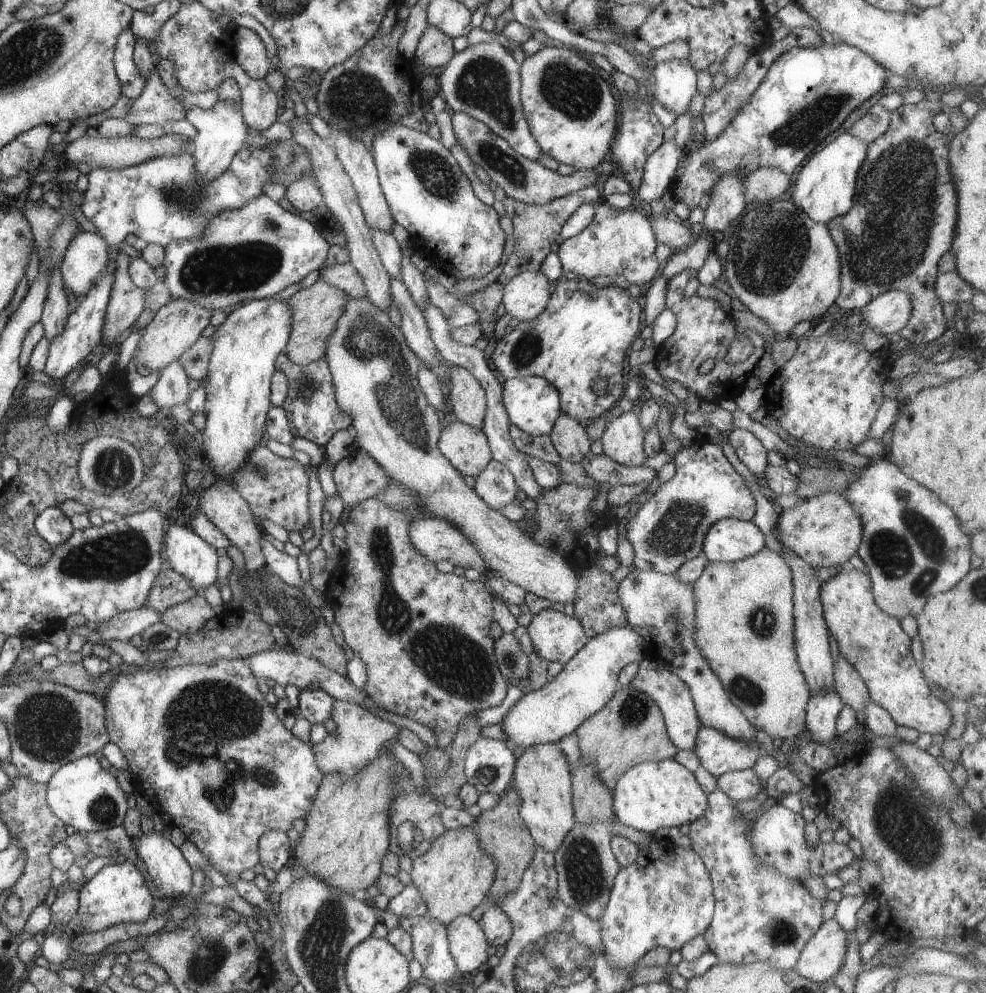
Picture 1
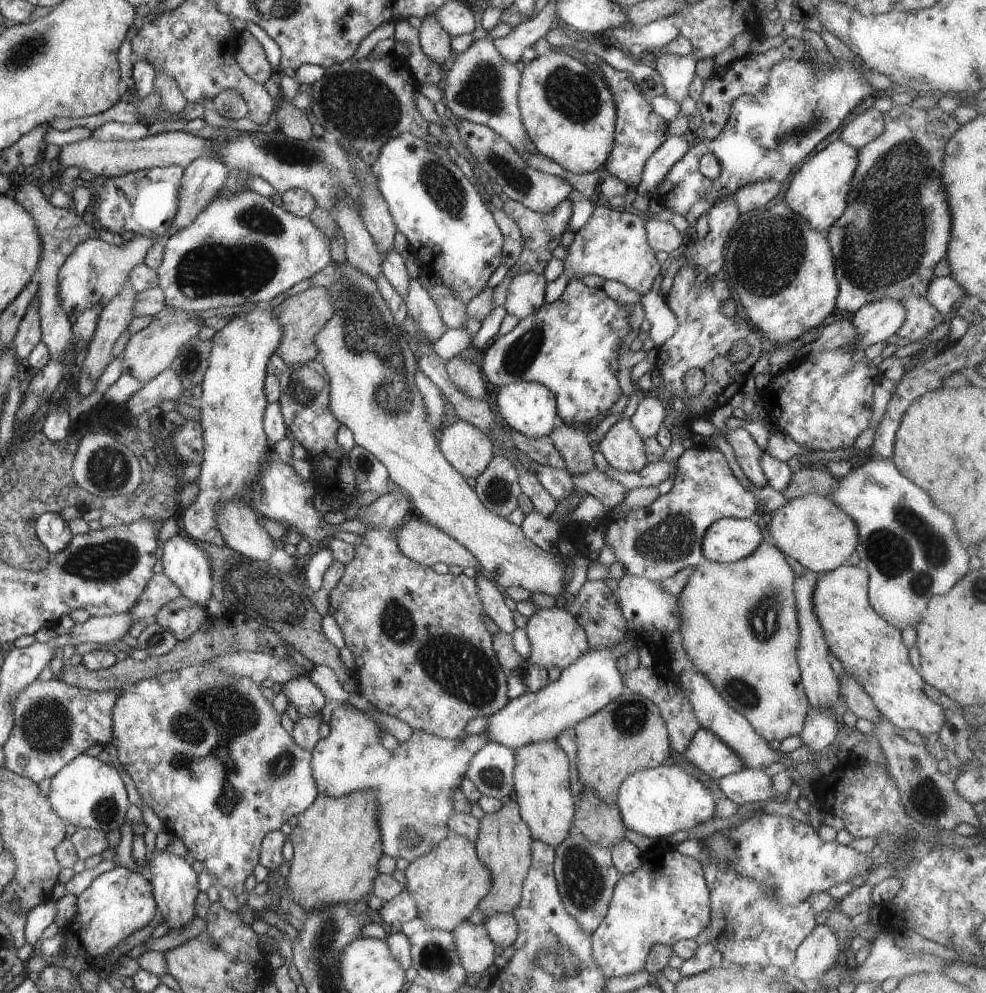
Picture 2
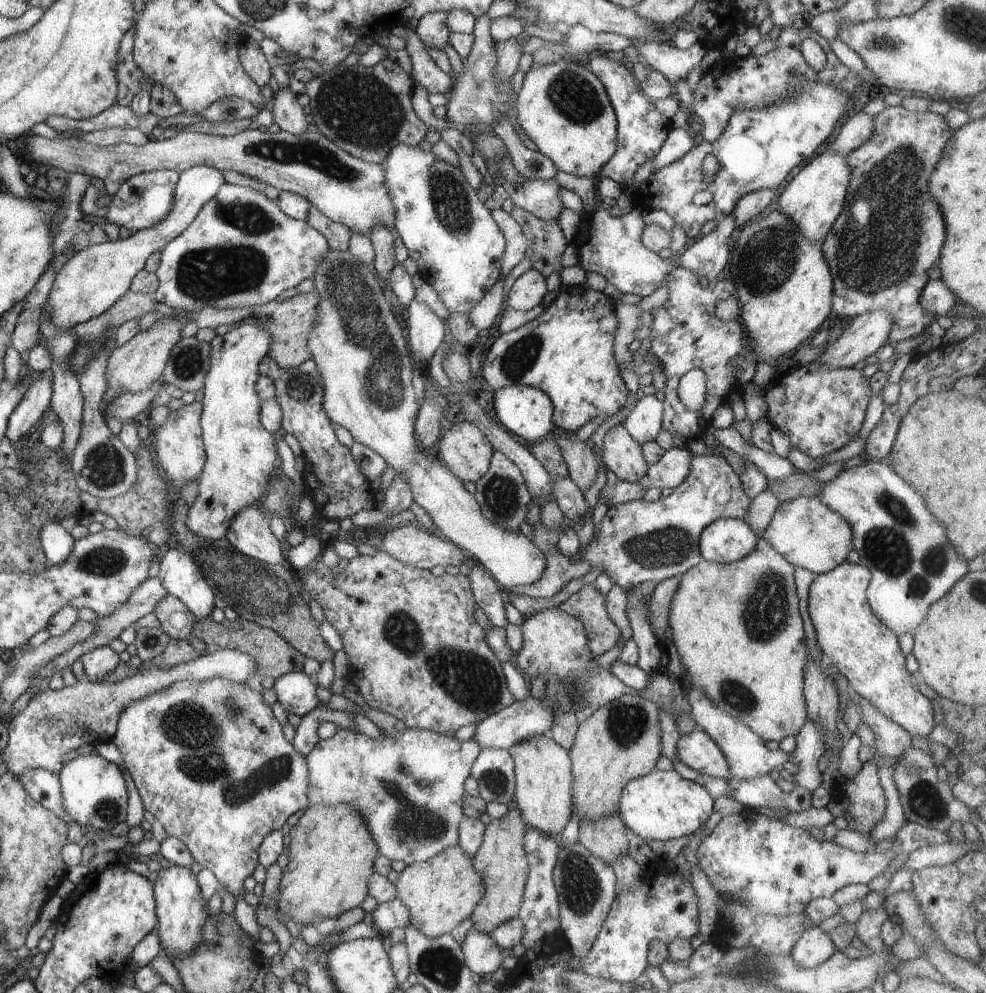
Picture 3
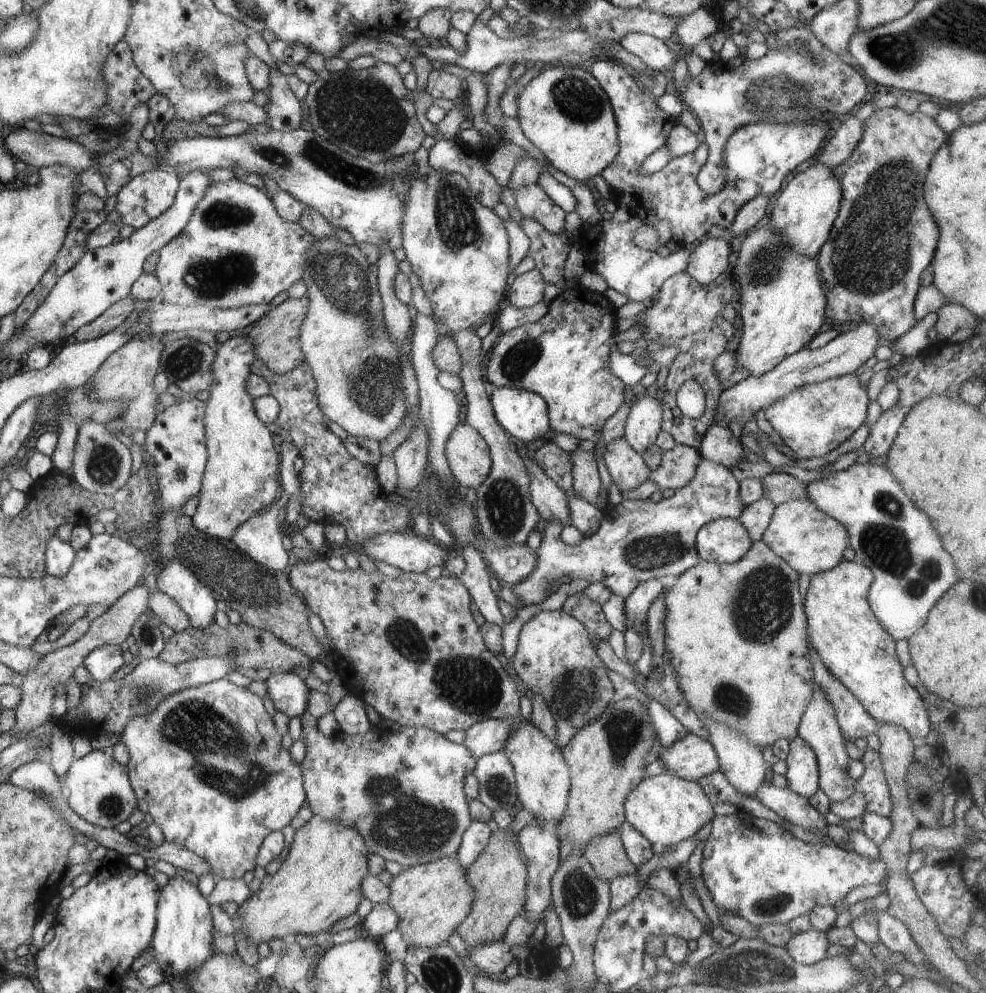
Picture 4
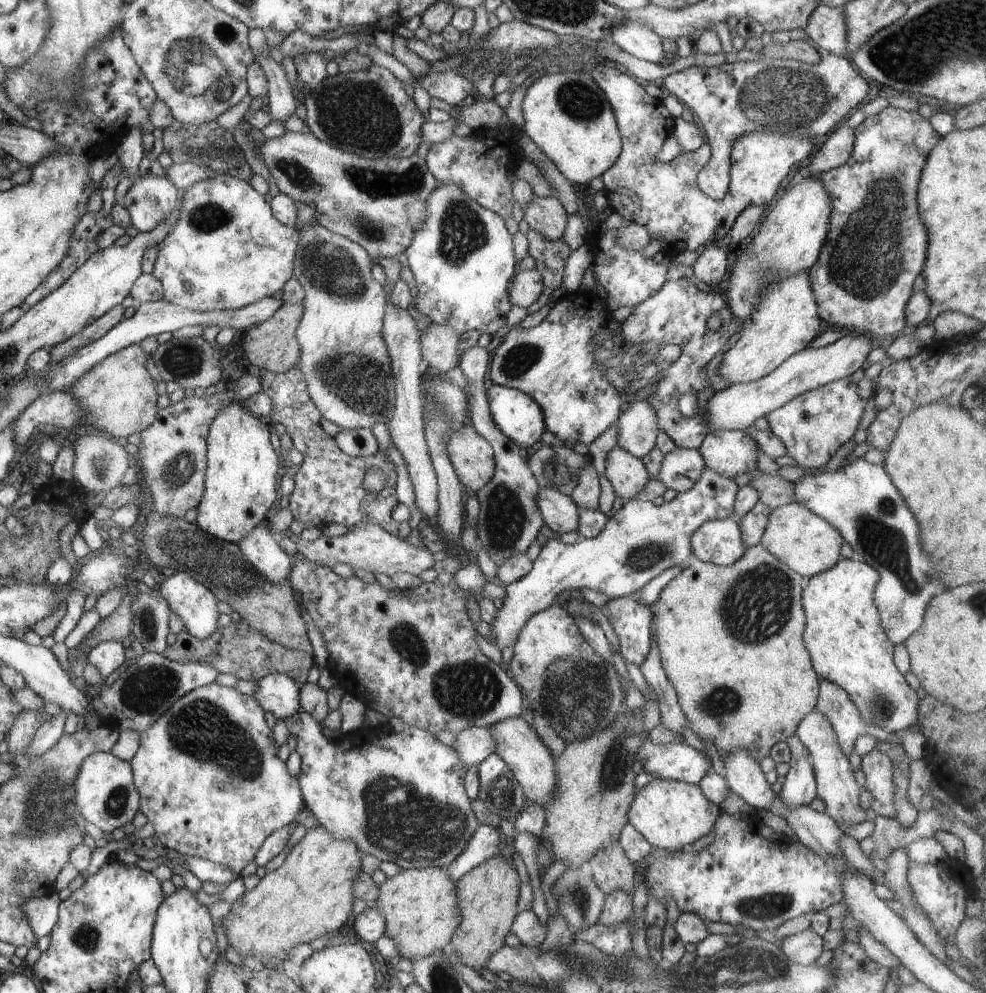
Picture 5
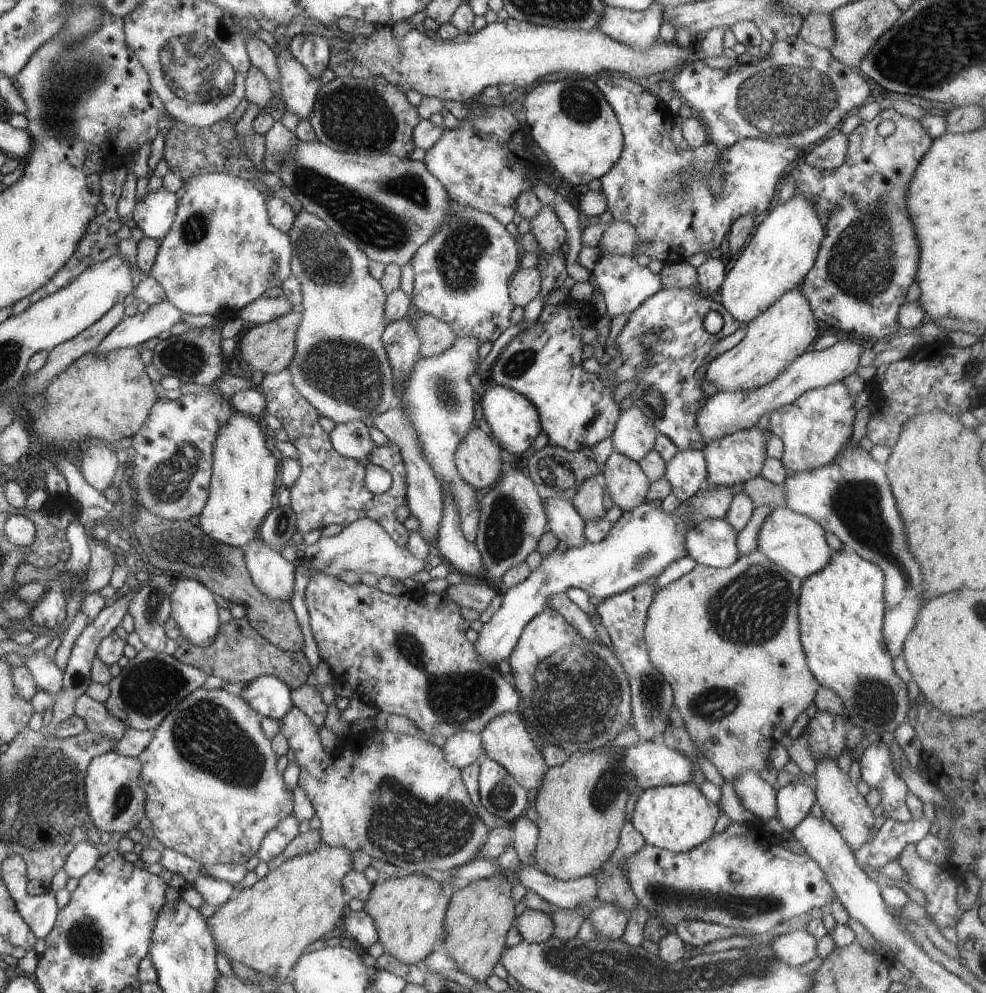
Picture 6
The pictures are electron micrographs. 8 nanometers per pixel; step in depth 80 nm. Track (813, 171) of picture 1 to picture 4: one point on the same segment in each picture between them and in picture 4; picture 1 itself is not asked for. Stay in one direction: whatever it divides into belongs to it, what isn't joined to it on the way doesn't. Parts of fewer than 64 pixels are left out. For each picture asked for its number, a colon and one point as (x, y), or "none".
2: (819, 192)
3: (816, 197)
4: (804, 212)

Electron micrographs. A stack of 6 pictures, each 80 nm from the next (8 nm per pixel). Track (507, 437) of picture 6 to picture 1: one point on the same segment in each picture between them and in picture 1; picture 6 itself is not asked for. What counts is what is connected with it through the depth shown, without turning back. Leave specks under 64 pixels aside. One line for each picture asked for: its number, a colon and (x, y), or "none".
1: (532, 404)
2: (530, 408)
3: (527, 413)
4: (523, 415)
5: (519, 417)

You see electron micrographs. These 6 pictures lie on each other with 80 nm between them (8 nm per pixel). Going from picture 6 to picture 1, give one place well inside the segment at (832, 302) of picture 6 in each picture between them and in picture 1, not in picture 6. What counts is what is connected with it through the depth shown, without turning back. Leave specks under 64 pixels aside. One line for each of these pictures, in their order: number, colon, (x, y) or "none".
1: (894, 234)
2: (896, 228)
3: (890, 233)
4: (884, 238)
5: (875, 248)

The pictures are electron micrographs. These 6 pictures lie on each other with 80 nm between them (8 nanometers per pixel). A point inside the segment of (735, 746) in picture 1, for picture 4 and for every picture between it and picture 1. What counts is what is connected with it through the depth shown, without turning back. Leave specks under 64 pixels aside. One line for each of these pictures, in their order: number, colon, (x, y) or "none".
2: (710, 755)
3: (697, 750)
4: (690, 758)

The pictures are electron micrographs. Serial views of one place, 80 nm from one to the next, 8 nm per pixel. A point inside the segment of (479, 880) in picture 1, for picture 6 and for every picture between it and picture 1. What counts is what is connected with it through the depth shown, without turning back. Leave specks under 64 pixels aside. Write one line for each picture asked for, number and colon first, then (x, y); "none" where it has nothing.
2: (448, 883)
3: (442, 892)
4: (432, 900)
5: (420, 909)
6: (408, 913)

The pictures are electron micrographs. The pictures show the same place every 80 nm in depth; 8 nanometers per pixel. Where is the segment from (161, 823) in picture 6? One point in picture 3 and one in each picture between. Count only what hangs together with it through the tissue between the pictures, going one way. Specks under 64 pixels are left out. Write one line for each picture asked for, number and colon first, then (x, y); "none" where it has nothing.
3: (210, 762)
4: (207, 764)
5: (192, 768)

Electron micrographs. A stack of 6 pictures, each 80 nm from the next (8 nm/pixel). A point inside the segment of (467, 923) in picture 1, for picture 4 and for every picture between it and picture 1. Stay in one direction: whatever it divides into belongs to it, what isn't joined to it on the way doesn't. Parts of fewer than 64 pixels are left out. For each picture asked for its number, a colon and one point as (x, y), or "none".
2: (476, 952)
3: (482, 955)
4: (493, 957)

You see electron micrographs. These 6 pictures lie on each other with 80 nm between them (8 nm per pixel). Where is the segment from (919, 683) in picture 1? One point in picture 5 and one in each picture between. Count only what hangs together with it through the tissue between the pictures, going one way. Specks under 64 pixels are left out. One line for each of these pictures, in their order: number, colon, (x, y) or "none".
2: (872, 651)
3: (850, 636)
4: (857, 651)
5: (843, 634)

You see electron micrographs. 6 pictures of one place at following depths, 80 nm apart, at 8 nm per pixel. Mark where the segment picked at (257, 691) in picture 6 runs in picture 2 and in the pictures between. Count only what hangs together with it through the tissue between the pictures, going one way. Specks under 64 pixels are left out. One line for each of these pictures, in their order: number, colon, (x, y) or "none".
2: (309, 701)
3: (295, 691)
4: (289, 693)
5: (276, 693)

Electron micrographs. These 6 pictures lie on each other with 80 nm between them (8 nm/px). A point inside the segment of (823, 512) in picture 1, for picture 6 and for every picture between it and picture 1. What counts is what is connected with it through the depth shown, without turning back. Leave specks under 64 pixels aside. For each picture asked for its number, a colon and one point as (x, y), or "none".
2: (816, 532)
3: (804, 530)
4: (811, 542)
5: (808, 544)
6: (798, 544)

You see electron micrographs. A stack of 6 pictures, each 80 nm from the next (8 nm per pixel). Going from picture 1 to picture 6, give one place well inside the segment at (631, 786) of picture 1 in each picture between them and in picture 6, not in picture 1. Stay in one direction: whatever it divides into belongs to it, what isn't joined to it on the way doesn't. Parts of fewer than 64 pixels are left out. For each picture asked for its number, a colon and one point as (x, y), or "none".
2: (656, 802)
3: (662, 805)
4: (665, 809)
5: (672, 815)
6: (677, 818)

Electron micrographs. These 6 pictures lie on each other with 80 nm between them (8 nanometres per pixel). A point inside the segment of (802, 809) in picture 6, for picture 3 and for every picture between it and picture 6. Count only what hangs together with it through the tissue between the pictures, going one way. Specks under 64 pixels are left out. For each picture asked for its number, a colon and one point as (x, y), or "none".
3: (809, 743)
4: (802, 777)
5: (799, 789)

